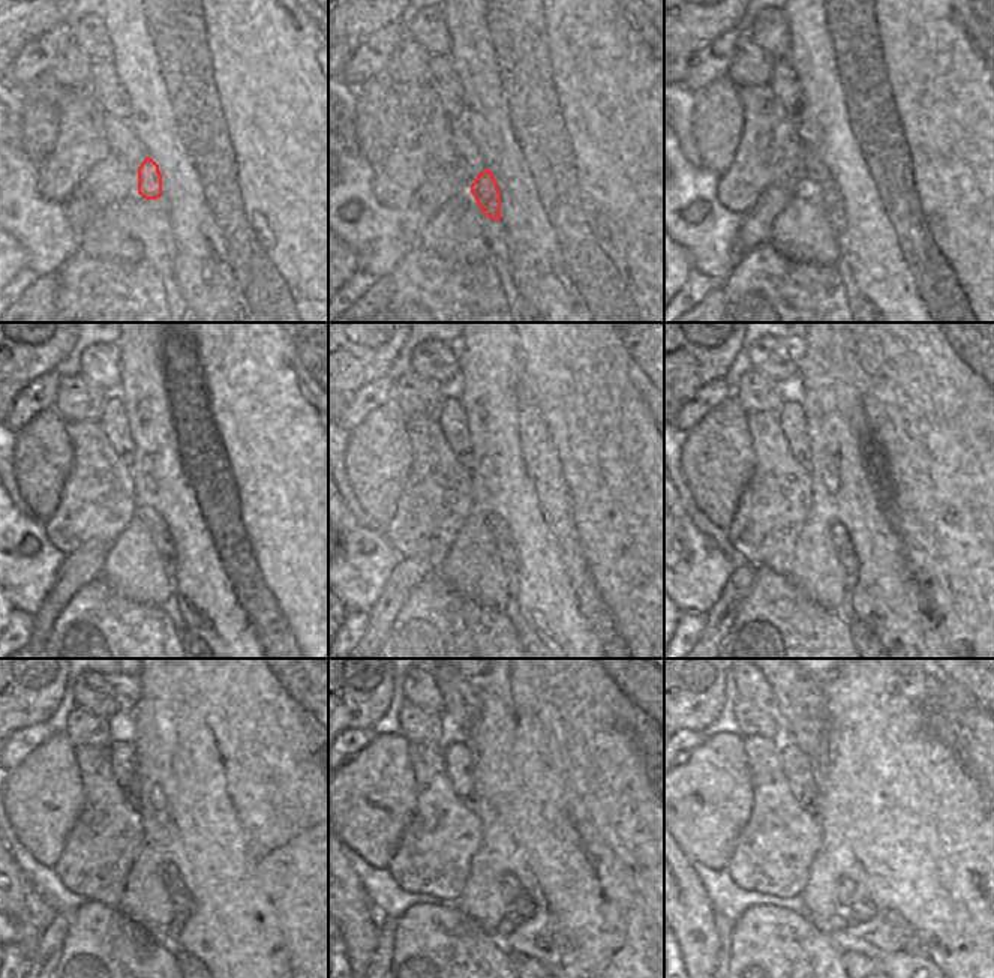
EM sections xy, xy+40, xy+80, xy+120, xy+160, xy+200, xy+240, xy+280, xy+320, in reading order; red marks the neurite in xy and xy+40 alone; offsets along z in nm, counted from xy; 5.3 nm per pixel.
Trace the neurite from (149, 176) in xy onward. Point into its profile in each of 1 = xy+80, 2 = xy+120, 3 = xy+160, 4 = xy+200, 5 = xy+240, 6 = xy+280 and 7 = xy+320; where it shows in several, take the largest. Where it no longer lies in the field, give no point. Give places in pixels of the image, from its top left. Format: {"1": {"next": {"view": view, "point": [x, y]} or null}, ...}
{"1": {"next": {"view": "xy+80", "point": [829, 197]}}, "2": {"next": {"view": "xy+120", "point": [162, 540]}}, "3": {"next": {"view": "xy+160", "point": [505, 549]}}, "4": {"next": {"view": "xy+200", "point": [844, 554]}}, "5": {"next": {"view": "xy+240", "point": [183, 902]}}, "6": {"next": {"view": "xy+280", "point": [522, 906]}}, "7": {"next": {"view": "xy+320", "point": [862, 909]}}}

